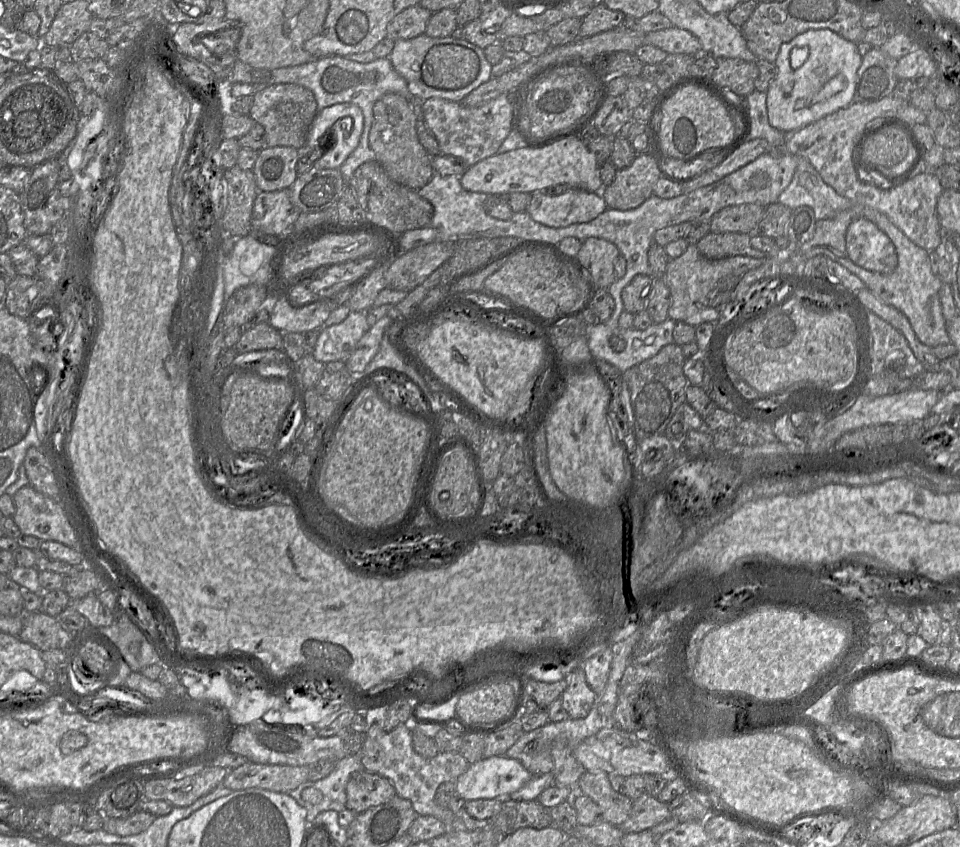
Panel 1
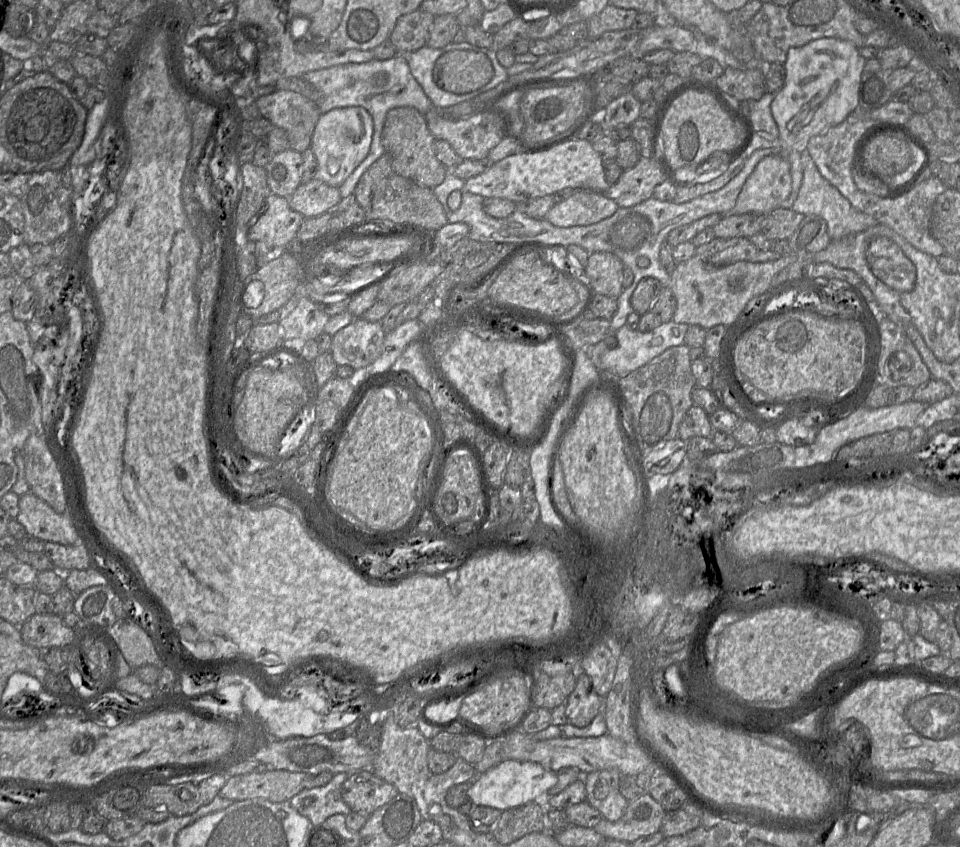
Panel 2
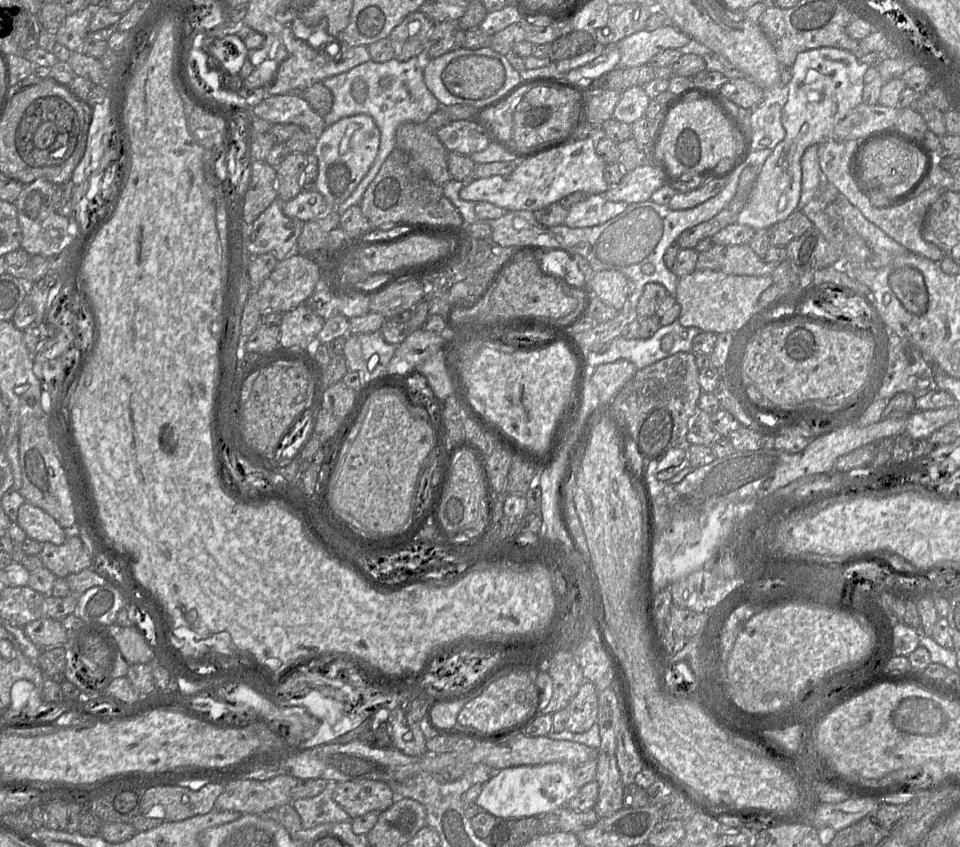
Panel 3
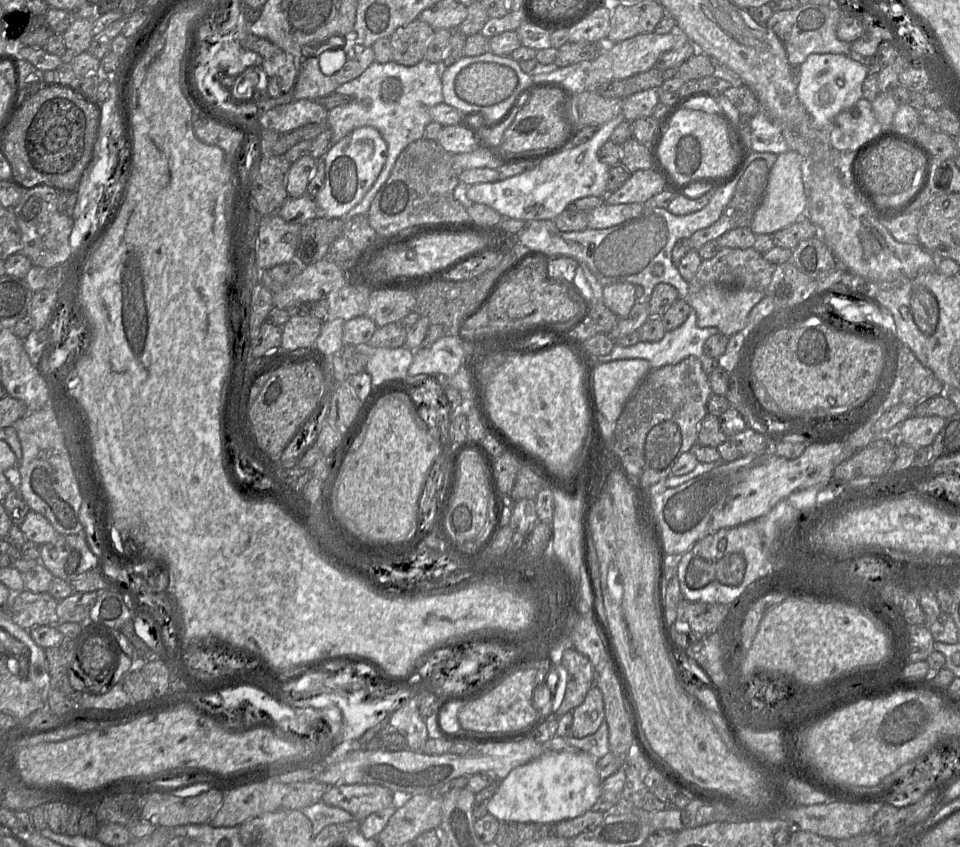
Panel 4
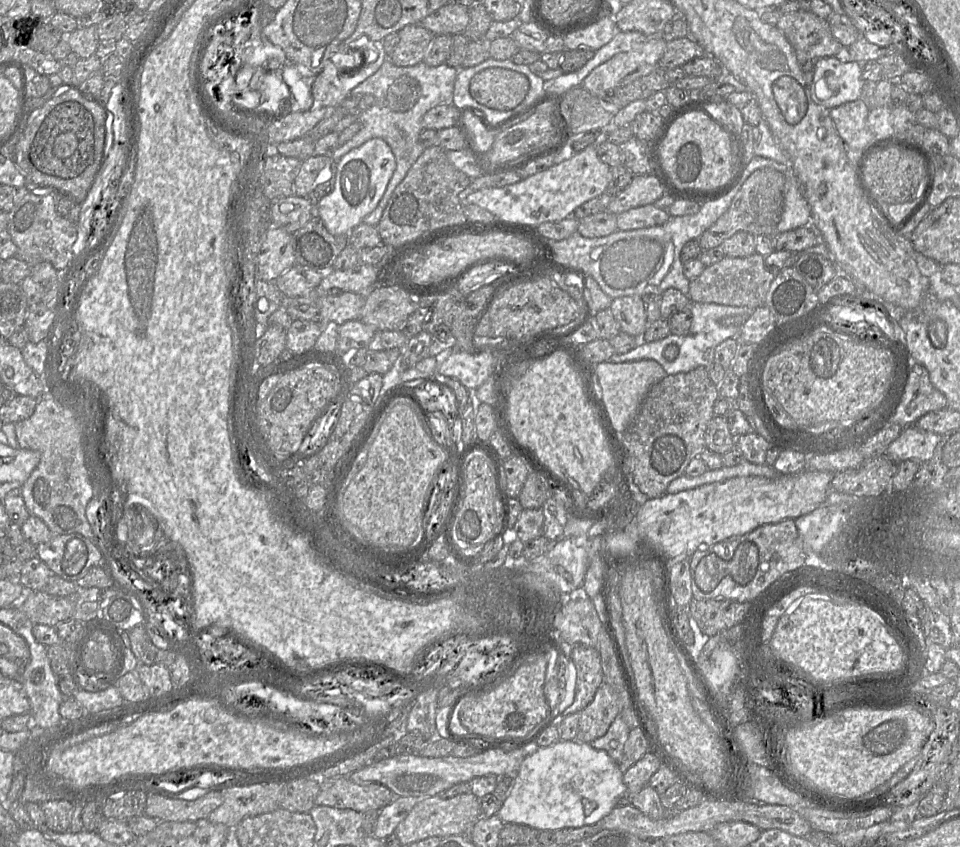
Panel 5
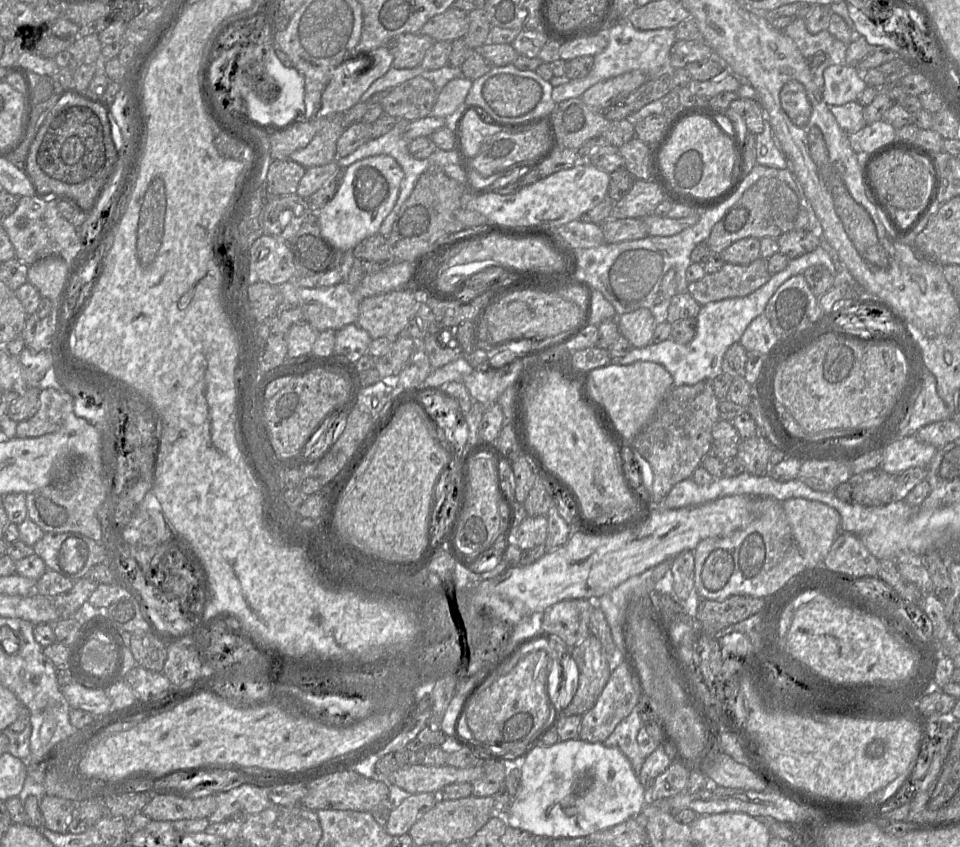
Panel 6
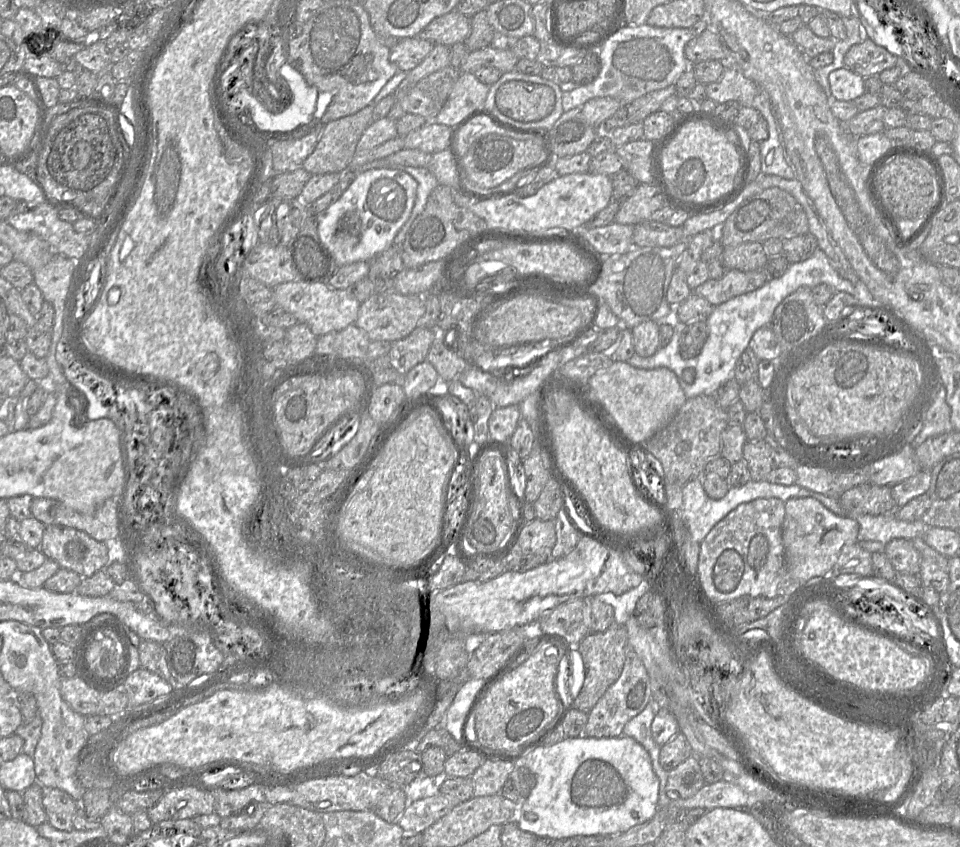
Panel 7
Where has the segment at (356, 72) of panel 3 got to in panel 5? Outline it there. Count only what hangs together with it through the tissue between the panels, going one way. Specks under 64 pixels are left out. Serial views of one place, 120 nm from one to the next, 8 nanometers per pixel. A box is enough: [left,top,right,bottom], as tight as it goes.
[331,59,458,227]

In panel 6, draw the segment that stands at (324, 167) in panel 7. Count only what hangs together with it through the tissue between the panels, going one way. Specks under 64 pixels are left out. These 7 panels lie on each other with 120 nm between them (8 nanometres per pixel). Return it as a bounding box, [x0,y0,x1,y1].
[289,115,347,168]

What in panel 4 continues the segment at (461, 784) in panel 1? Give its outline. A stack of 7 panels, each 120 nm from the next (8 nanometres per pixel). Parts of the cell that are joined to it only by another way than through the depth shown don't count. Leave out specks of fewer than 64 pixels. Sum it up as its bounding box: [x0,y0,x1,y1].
[488,749,602,823]

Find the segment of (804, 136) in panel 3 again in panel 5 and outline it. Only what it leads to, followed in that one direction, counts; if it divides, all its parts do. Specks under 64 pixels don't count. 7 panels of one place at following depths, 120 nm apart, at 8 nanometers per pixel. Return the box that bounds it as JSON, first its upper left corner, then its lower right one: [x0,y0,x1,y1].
[777,56,863,233]

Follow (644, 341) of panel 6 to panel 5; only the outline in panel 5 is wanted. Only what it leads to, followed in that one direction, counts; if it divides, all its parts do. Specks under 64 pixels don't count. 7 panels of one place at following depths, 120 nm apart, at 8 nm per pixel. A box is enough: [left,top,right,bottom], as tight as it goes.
[610,296,648,338]

